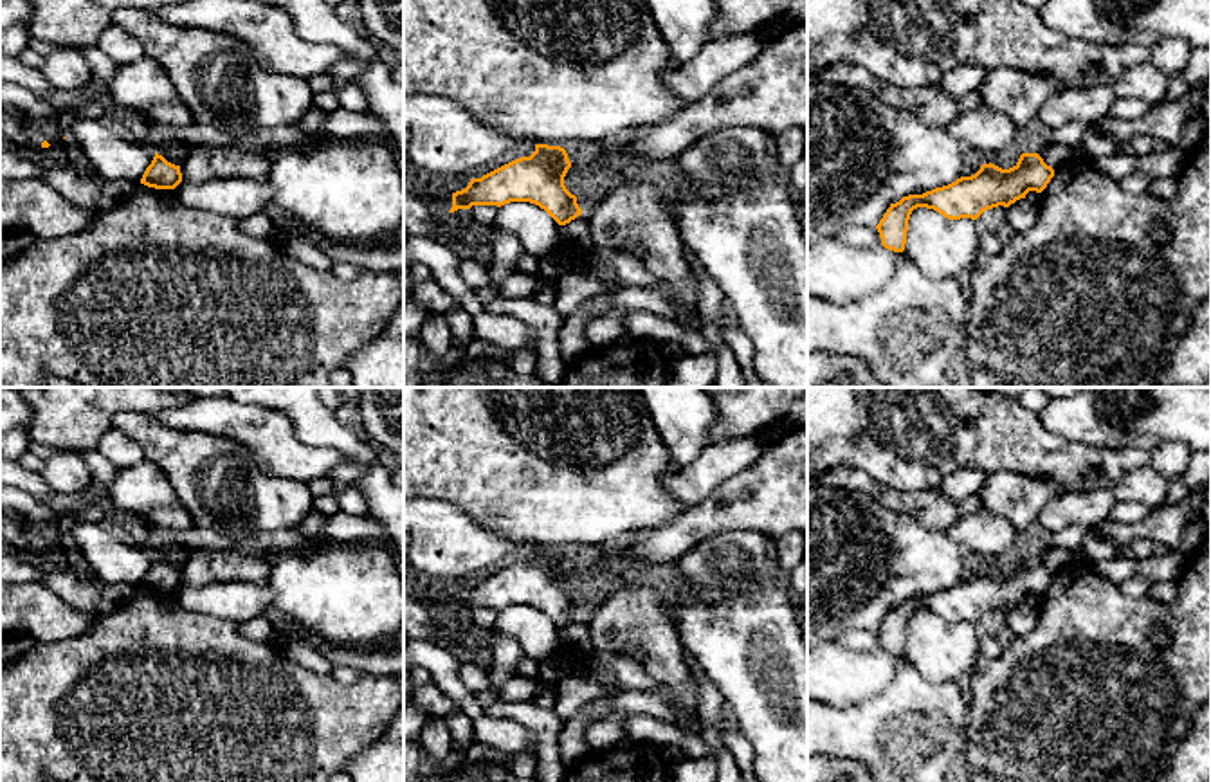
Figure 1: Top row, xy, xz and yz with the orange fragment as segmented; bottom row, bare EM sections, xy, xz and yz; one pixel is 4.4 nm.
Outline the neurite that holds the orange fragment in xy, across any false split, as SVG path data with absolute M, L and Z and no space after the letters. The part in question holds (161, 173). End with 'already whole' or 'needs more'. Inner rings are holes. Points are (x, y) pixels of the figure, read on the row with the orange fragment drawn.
M155 153L151 164L146 168L141 184L155 189L175 189L182 182L180 166L168 162Z; already whole

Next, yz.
M1022 153L1009 169L991 162L982 164L971 177L961 177L948 186L890 204L876 225L881 245L894 252L905 250L908 220L917 207L933 209L948 220L977 220L988 209L1009 207L1029 191L1042 193L1052 177L1054 169L1038 153Z; already whole

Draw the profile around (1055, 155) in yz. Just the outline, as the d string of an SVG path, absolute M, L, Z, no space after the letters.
M1038 144L1036 153L1043 159L1047 166L1052 169L1063 166L1067 160L1074 157L1072 148L1065 144Z

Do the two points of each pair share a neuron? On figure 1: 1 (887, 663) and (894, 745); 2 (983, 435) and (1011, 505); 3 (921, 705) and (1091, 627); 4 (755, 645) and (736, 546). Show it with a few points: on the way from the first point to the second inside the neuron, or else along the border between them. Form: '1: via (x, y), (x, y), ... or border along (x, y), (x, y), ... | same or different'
1: border along (900, 658), (894, 678), (880, 692), (851, 703) | different
2: border along (990, 472), (1011, 471), (1038, 480) | different
3: border along (965, 687), (970, 728) | different
4: border along (766, 573), (755, 586), (743, 591), (703, 593) | different

